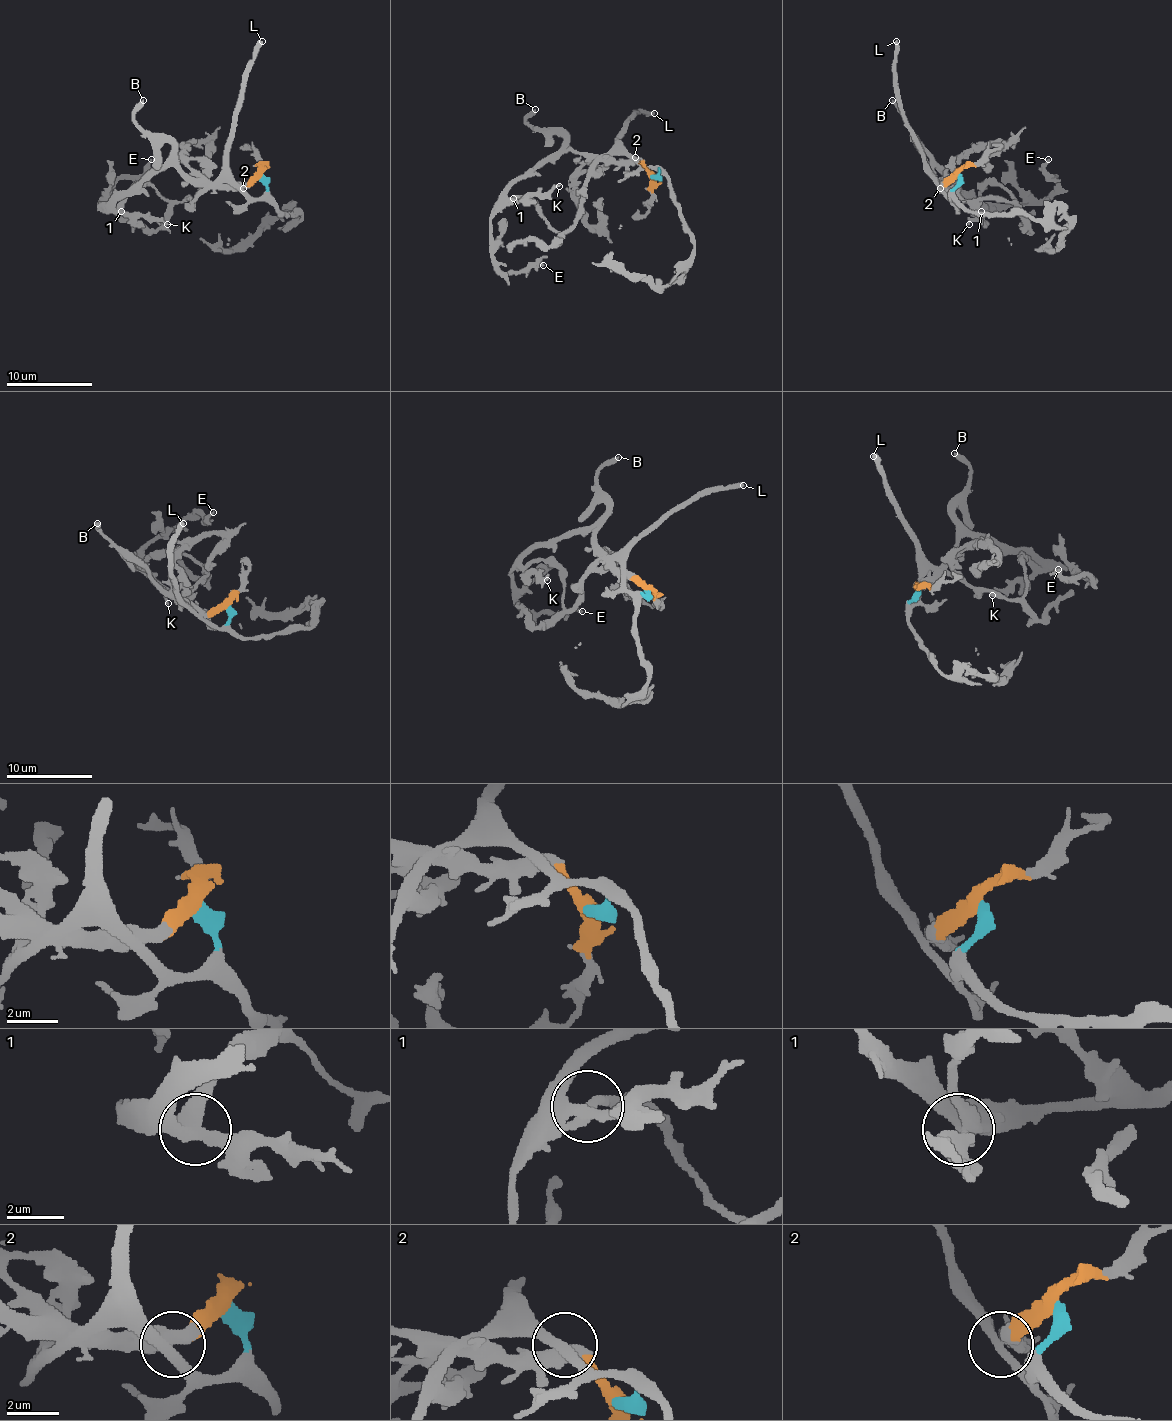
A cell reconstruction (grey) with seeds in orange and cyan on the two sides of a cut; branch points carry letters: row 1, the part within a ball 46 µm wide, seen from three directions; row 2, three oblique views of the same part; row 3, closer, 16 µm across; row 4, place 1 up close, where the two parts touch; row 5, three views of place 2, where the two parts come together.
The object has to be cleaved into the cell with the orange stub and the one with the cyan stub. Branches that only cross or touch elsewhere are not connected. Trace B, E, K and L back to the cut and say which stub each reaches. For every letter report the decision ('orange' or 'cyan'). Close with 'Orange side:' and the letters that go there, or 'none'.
B: orange
E: orange
K: orange
L: cyan
Orange side: B, E, K

